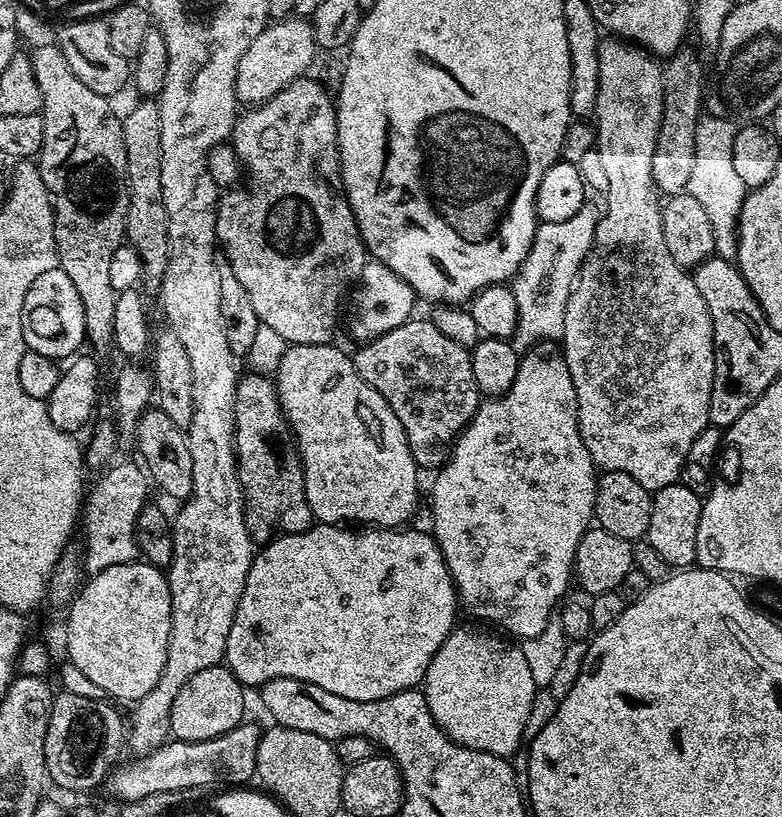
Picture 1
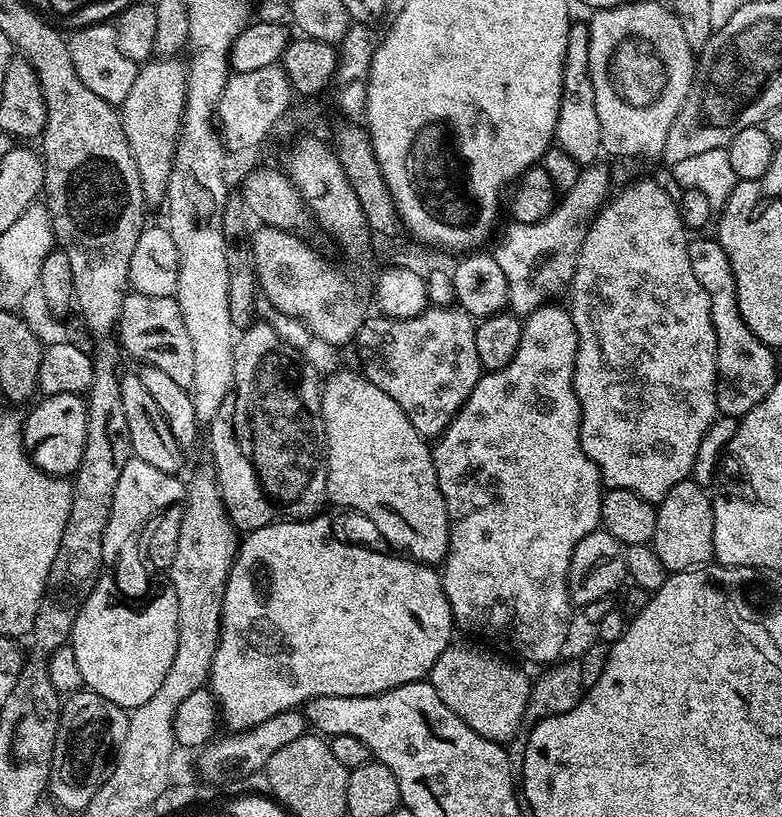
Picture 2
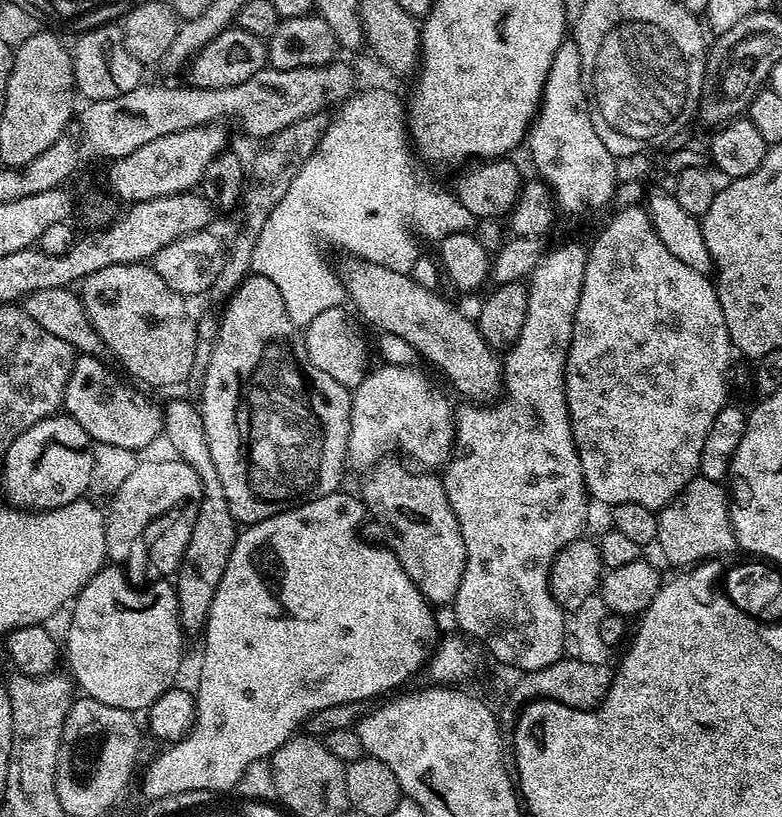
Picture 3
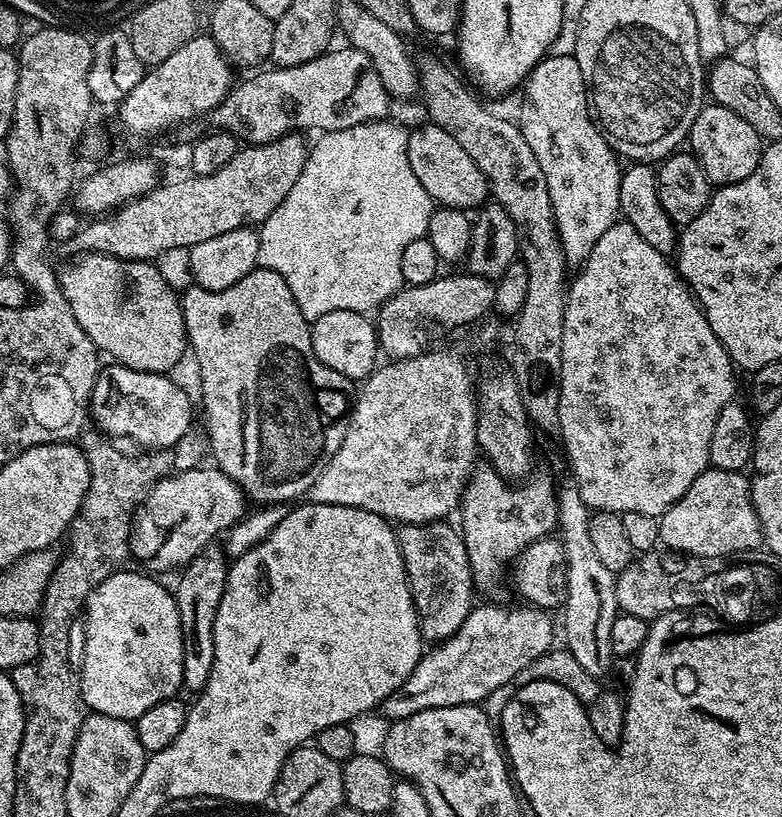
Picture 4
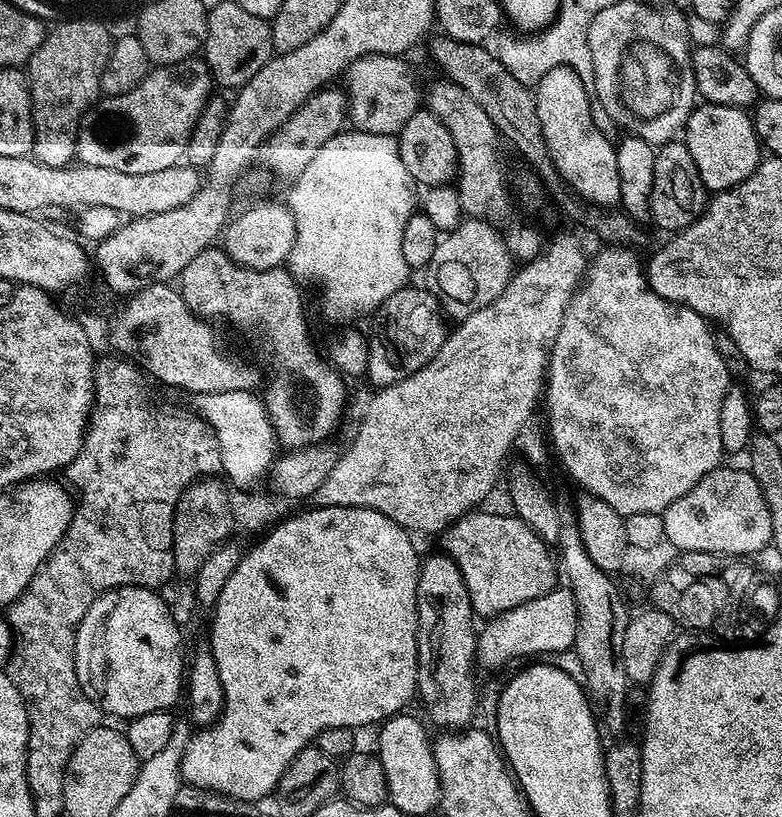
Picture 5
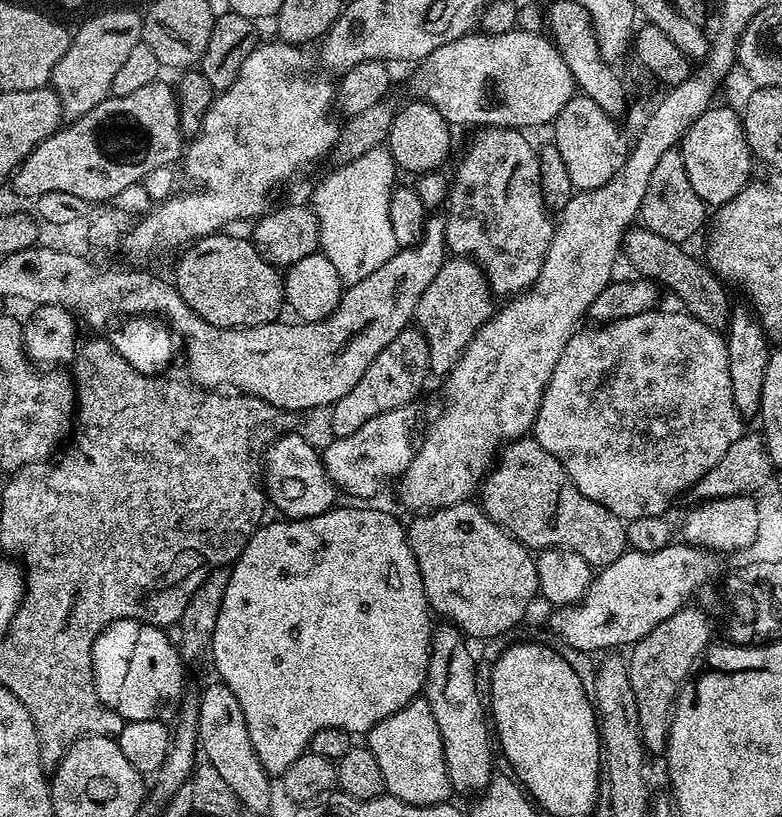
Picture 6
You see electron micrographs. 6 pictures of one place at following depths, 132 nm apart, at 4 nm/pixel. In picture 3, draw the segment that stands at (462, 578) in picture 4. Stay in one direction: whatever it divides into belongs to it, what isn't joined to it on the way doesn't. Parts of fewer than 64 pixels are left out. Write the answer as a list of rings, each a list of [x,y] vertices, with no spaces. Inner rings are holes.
[[[384,458],[367,473],[364,480],[362,499],[367,511],[372,512],[389,528],[392,533],[386,541],[387,547],[398,558],[398,562],[410,574],[410,578],[418,586],[418,590],[433,606],[451,605],[458,594],[458,586],[462,583],[462,574],[466,570],[466,542],[462,542],[462,530],[458,526],[458,518],[454,518],[454,510],[450,510],[450,498],[446,498],[443,479],[428,470],[411,472],[407,463],[399,464],[396,460]]]

